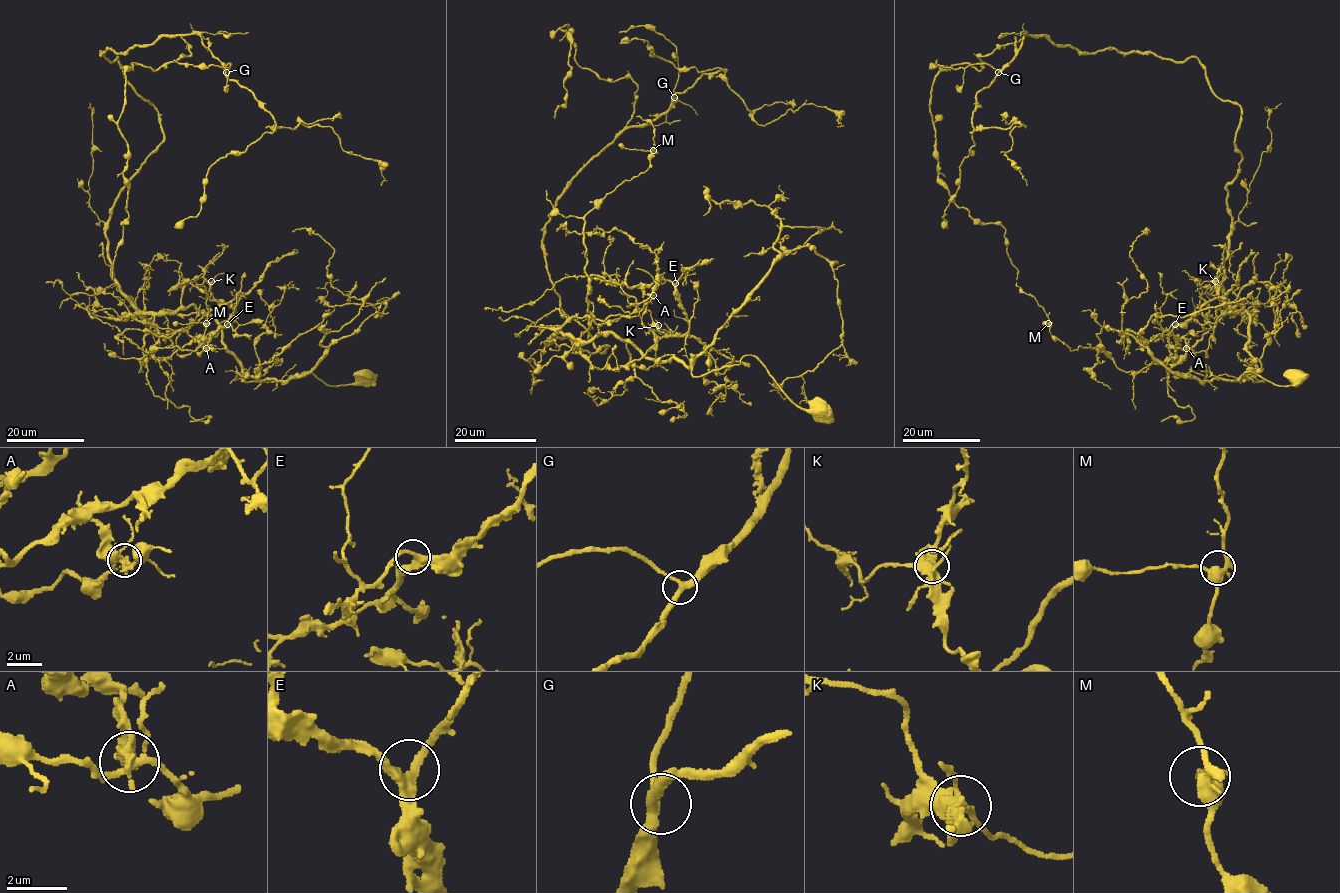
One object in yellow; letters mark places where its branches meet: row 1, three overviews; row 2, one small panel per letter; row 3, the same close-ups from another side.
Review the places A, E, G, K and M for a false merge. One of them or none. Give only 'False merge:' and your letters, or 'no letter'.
False merge: A

